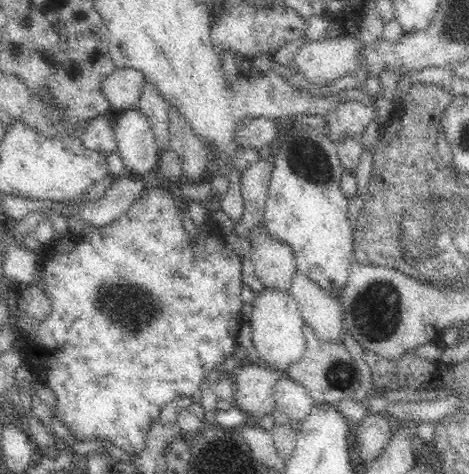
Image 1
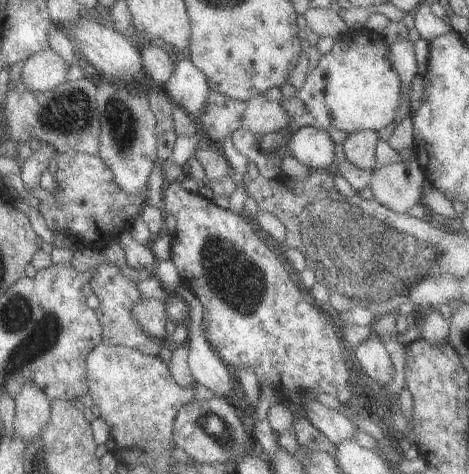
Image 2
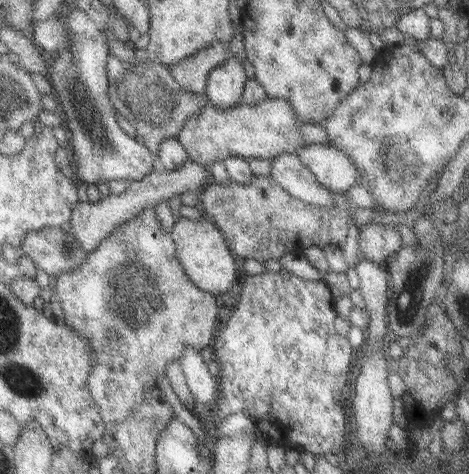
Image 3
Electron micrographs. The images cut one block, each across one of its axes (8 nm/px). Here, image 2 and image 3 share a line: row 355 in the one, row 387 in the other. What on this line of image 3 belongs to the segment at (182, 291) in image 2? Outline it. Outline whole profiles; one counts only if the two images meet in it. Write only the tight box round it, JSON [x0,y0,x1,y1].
[177,346,217,406]

